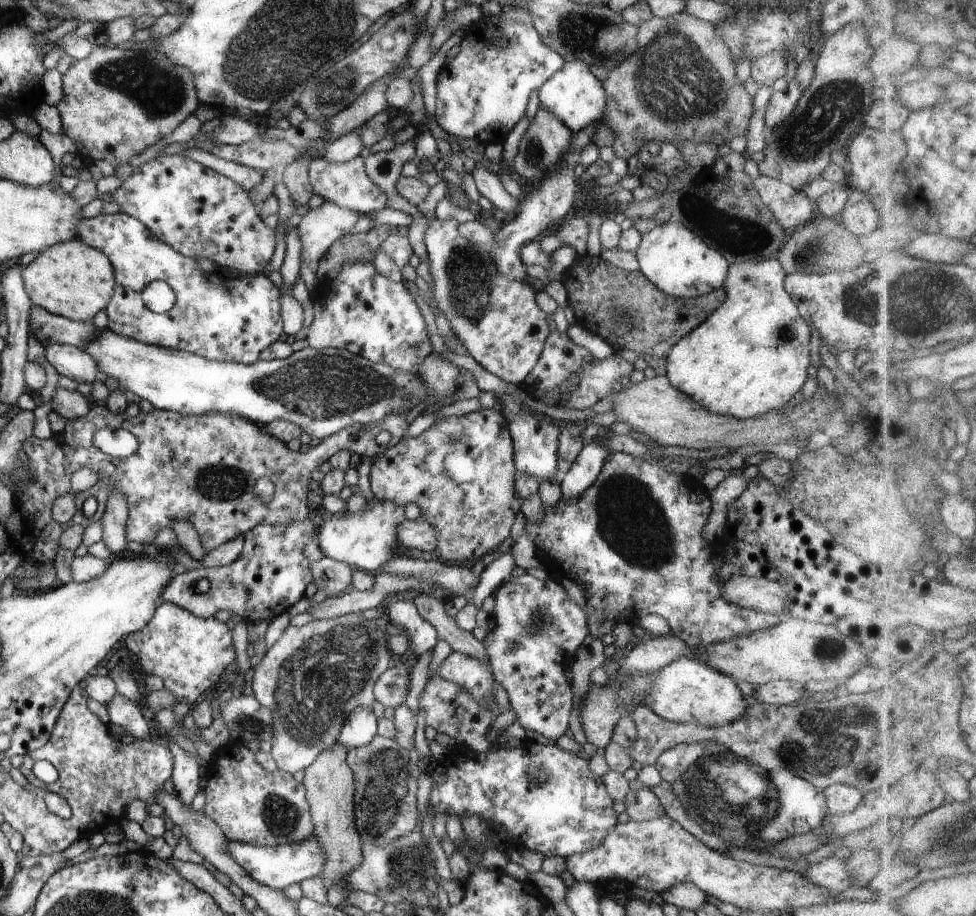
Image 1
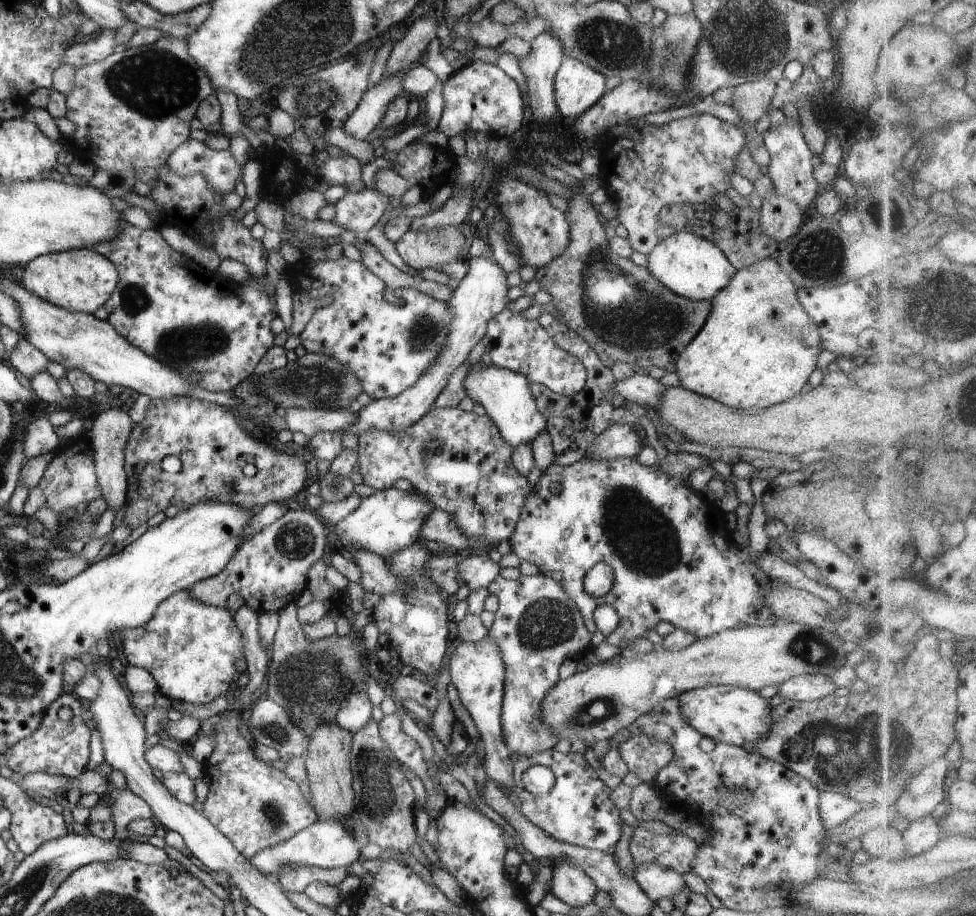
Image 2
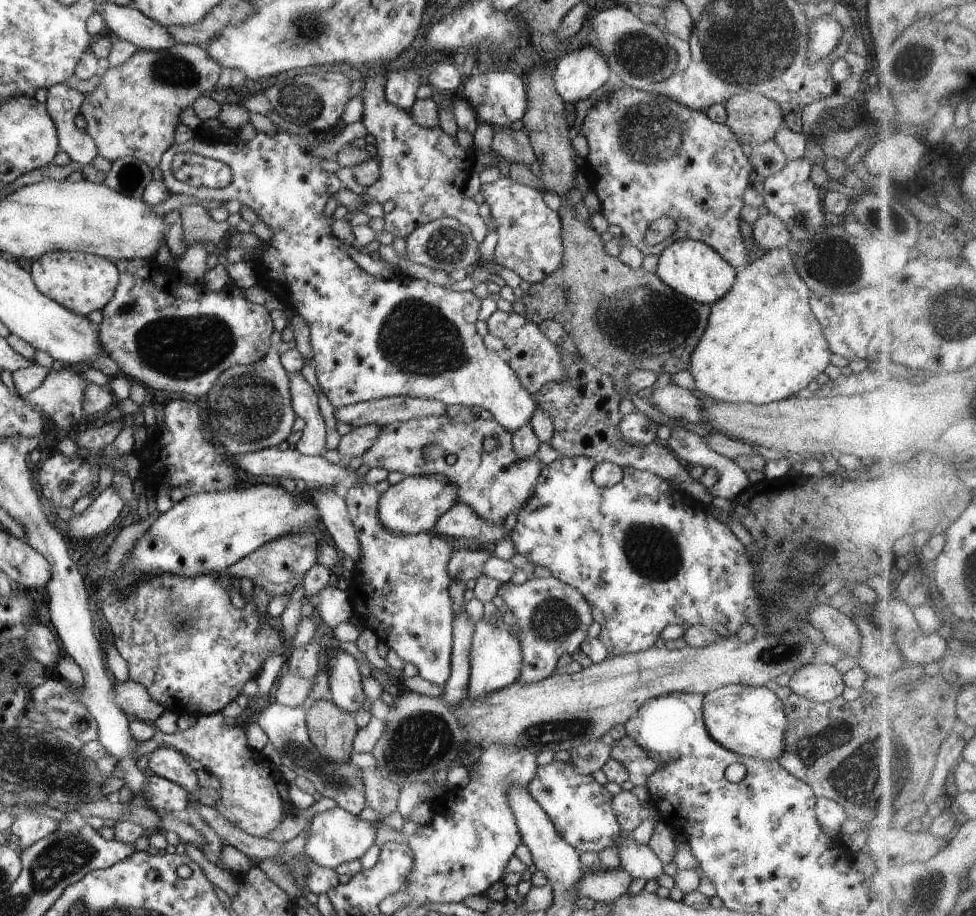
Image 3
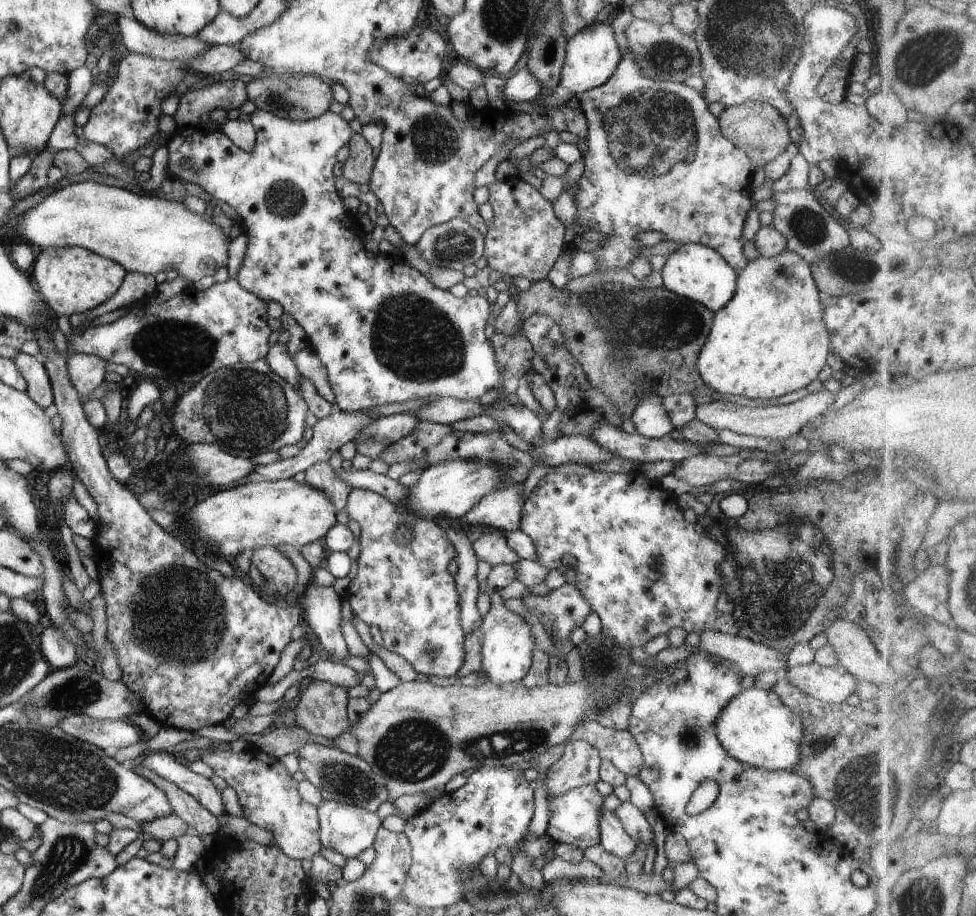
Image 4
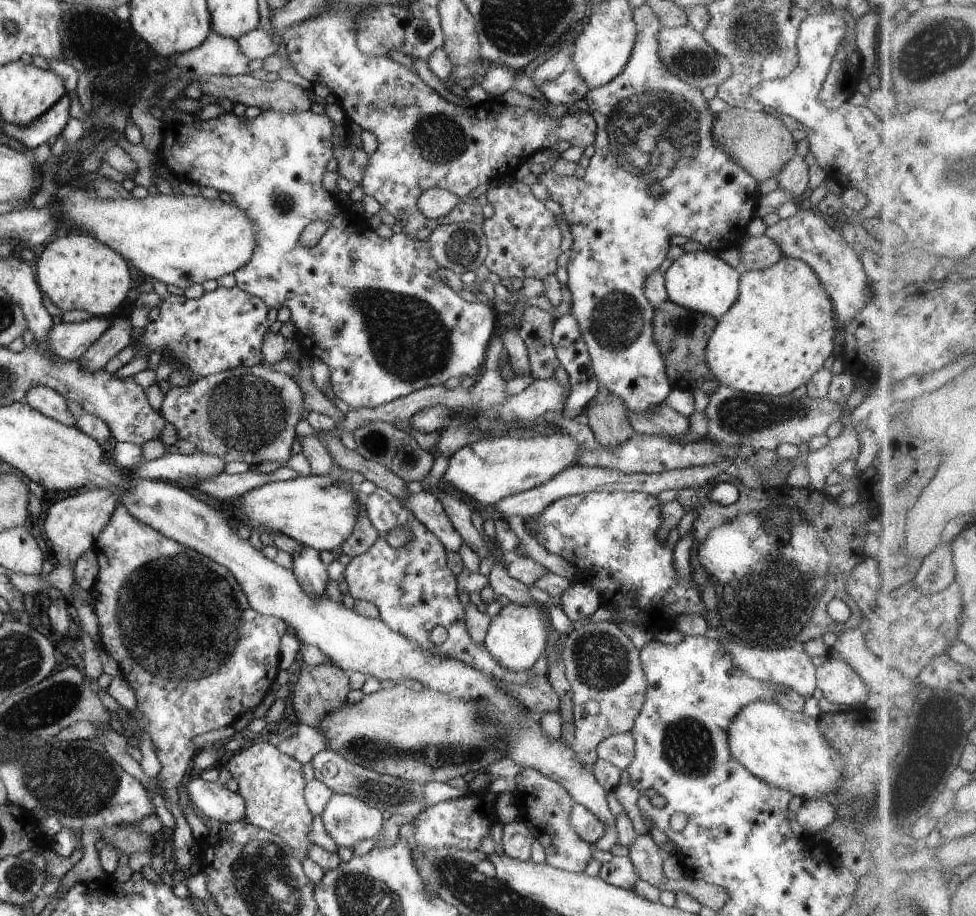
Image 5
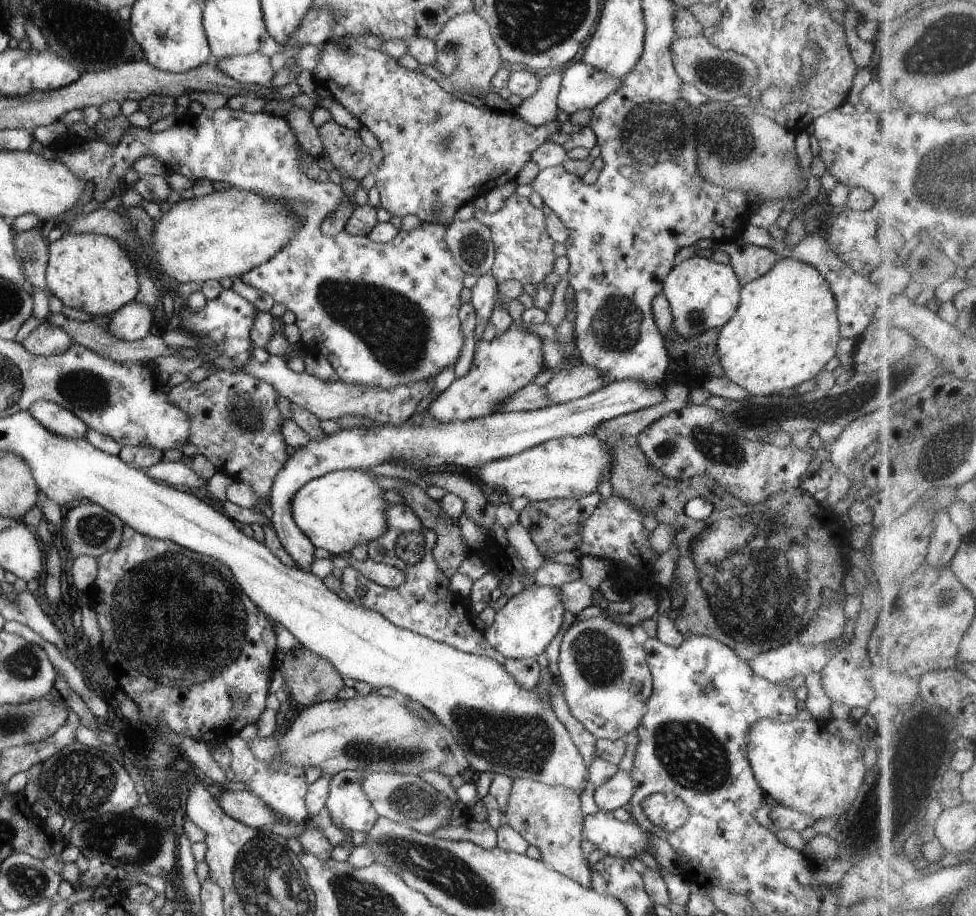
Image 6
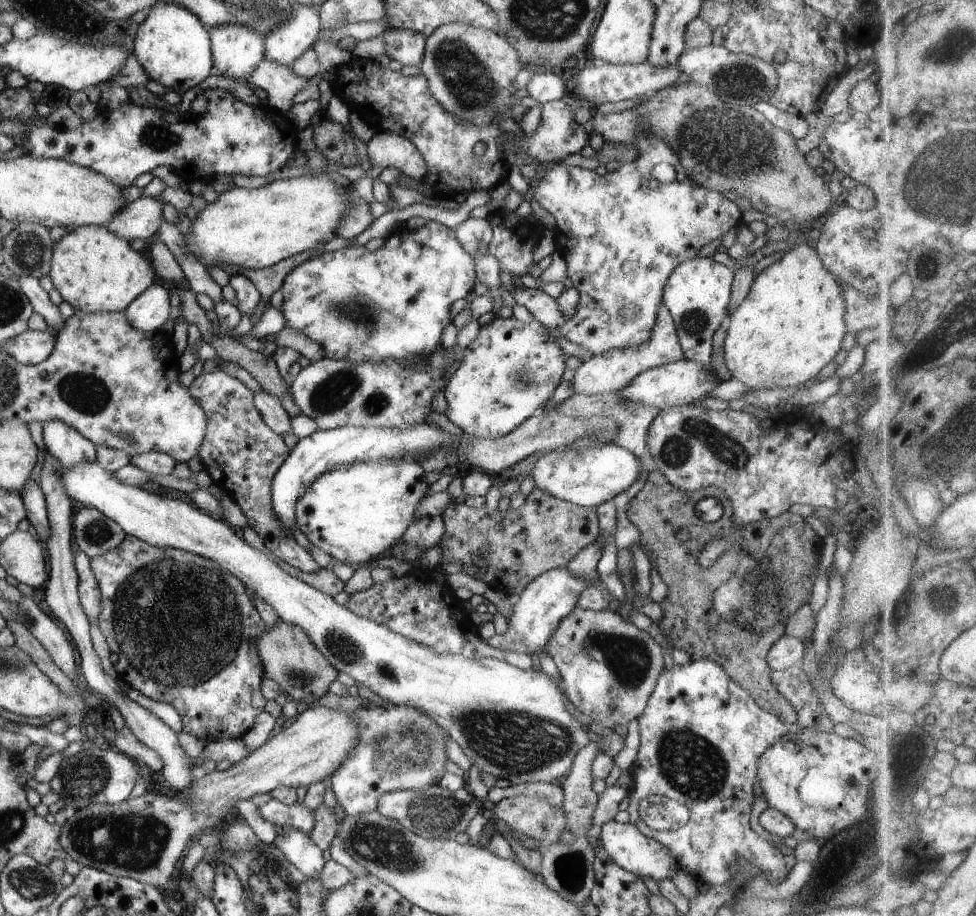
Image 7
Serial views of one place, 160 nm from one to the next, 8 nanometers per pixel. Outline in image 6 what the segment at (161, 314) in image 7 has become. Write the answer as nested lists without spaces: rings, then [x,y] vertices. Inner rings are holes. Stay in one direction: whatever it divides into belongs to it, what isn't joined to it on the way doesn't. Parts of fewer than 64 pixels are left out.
[[[132,300],[114,312],[110,318],[108,334],[120,341],[138,341],[150,335],[154,324],[155,308]]]

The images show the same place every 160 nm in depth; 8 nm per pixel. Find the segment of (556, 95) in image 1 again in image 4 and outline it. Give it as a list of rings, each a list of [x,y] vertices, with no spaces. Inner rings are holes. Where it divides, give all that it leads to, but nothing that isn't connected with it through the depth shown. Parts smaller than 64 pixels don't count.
[[[612,21],[598,22],[594,26],[587,26],[567,42],[559,85],[568,89],[574,96],[605,84],[621,62],[622,52],[618,48],[612,23]]]

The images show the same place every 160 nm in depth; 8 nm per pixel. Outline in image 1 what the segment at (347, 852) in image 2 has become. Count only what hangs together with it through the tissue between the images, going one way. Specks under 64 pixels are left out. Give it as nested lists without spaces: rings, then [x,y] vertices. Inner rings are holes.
[[[314,835],[293,845],[279,847],[255,847],[249,844],[229,842],[227,851],[255,881],[273,889],[285,889],[291,884],[299,884],[304,879],[320,875],[327,860],[324,847]]]

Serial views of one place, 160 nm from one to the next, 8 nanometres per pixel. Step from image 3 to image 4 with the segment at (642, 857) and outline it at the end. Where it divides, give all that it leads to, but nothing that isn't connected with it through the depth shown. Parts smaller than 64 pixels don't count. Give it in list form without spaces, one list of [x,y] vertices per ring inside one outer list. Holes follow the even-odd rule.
[[[605,807],[602,810],[602,818],[600,818],[600,839],[601,846],[606,852],[618,856],[624,862],[634,854],[639,846],[636,840],[626,833],[620,820],[616,818],[616,814]]]

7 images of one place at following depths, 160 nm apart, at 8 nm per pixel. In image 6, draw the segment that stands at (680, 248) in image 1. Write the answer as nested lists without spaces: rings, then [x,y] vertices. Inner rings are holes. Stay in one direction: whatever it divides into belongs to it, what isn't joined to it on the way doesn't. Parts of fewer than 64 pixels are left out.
[[[696,255],[682,261],[665,278],[662,293],[668,299],[673,314],[673,330],[682,338],[691,339],[693,336],[705,333],[709,330],[721,329],[734,315],[741,299],[741,284],[730,265],[716,263],[712,259]]]

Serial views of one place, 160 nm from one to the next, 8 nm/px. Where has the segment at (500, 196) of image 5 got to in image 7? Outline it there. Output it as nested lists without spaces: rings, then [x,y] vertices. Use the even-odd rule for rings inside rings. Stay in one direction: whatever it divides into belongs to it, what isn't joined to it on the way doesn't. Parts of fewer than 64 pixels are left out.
[[[501,210],[490,214],[488,224],[493,230],[488,253],[498,262],[500,270],[516,277],[528,274],[529,269],[537,264],[533,253],[544,226],[528,221],[516,212]]]

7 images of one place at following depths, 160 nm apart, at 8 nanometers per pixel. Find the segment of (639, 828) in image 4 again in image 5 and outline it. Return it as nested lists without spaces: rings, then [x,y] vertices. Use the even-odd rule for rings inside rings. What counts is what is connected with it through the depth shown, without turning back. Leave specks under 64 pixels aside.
[[[637,834],[629,850],[629,860],[637,871],[639,880],[654,887],[662,886],[665,878],[663,863],[669,854],[658,848],[651,834]]]

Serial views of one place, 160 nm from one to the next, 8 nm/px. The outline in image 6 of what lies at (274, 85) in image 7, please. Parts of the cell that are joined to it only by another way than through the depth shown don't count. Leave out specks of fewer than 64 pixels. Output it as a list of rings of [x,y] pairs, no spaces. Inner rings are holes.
[[[253,52],[247,55],[232,55],[212,63],[246,87],[270,89],[273,86],[274,75],[277,73],[272,69],[270,58],[261,52]]]

